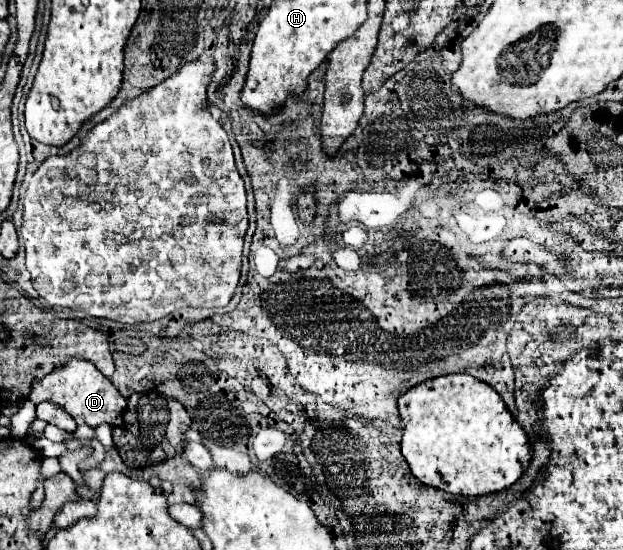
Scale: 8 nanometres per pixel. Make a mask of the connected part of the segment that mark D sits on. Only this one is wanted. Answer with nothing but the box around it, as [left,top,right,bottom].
[27,357,127,427]

